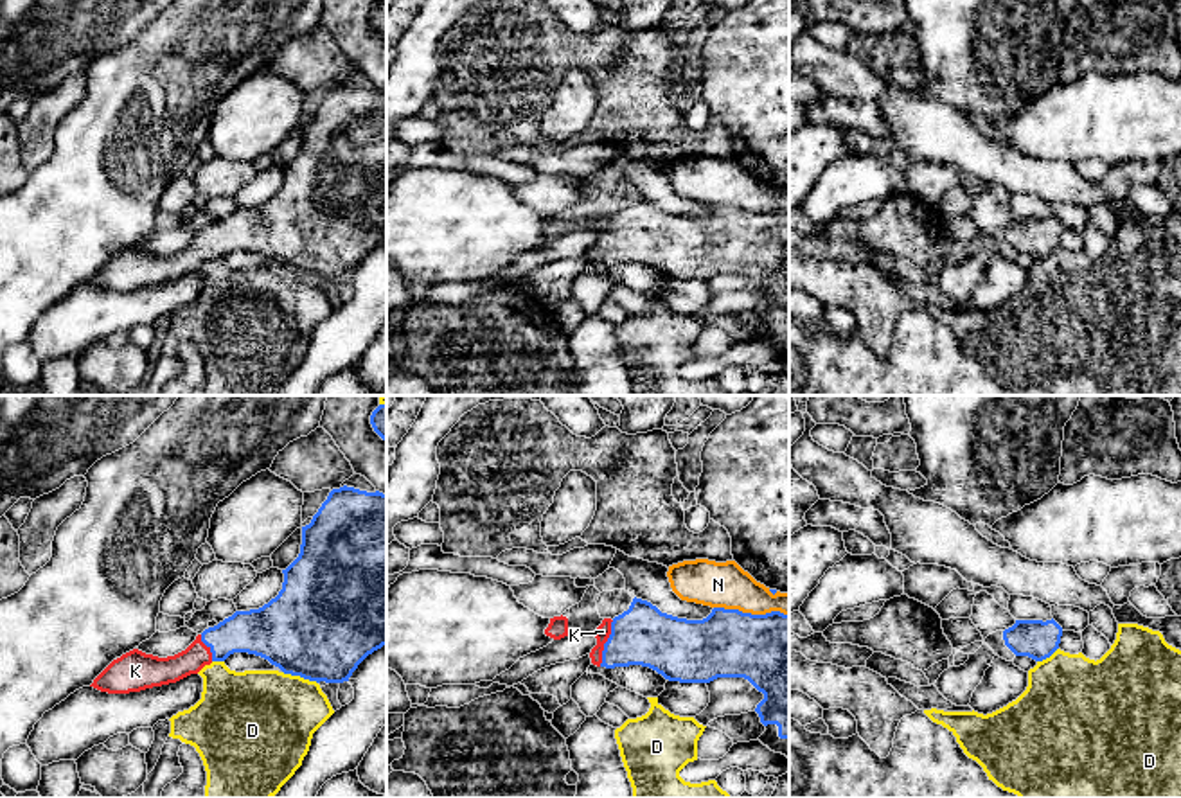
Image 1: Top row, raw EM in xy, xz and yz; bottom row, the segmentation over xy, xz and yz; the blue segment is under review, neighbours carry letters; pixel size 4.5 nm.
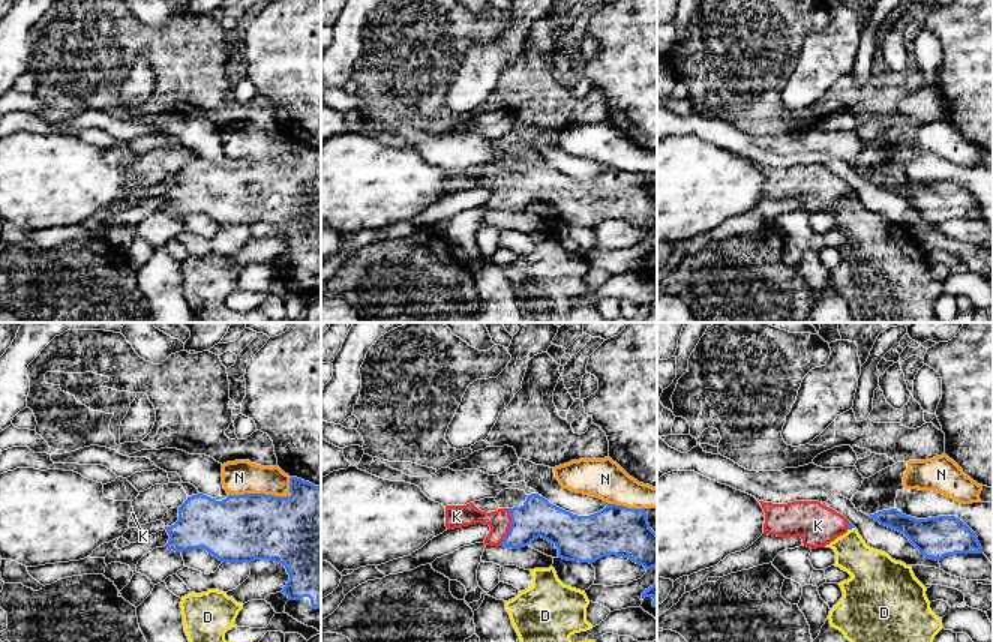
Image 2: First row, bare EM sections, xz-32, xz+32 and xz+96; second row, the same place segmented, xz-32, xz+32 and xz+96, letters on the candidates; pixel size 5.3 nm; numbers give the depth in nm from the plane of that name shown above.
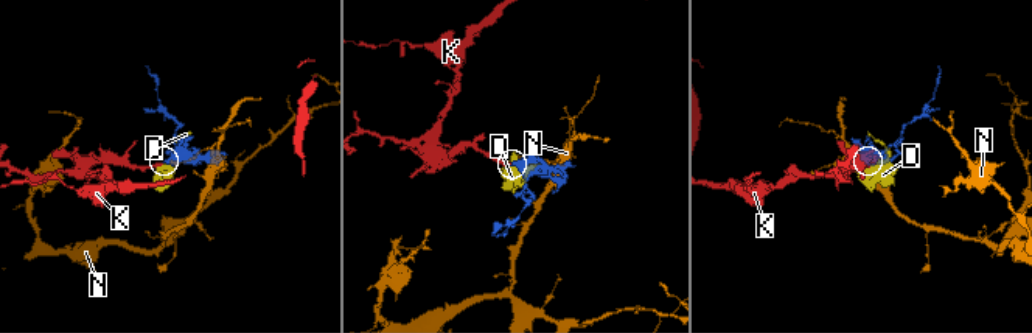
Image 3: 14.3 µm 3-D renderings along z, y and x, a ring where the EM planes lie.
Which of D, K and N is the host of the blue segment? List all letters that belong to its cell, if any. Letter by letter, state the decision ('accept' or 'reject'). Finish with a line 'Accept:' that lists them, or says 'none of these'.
D: reject
K: accept
N: reject
Accept: K

